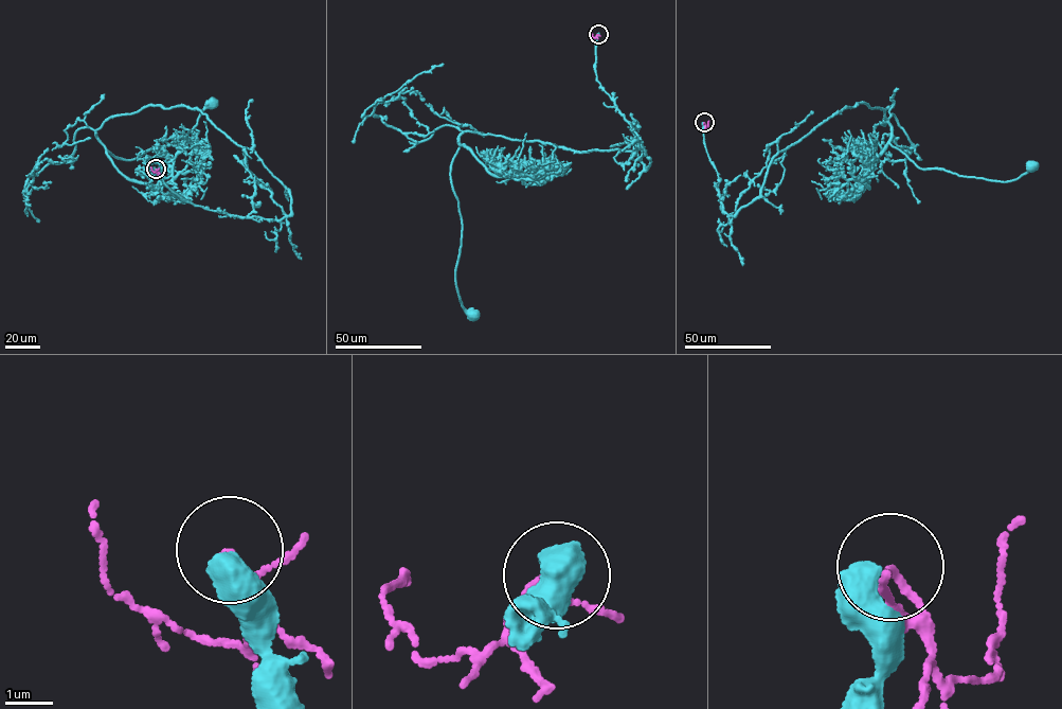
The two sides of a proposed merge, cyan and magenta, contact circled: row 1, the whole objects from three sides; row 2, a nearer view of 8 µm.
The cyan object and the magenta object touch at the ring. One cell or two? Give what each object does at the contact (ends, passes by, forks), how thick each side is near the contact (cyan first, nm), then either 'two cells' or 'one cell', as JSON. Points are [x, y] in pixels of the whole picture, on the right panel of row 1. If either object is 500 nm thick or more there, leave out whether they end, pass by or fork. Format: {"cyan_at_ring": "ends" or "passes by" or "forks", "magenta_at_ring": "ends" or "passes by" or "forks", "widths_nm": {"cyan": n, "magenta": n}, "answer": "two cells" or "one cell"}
{"widths_nm": {"cyan": 550, "magenta": 130}, "answer": "two cells"}

